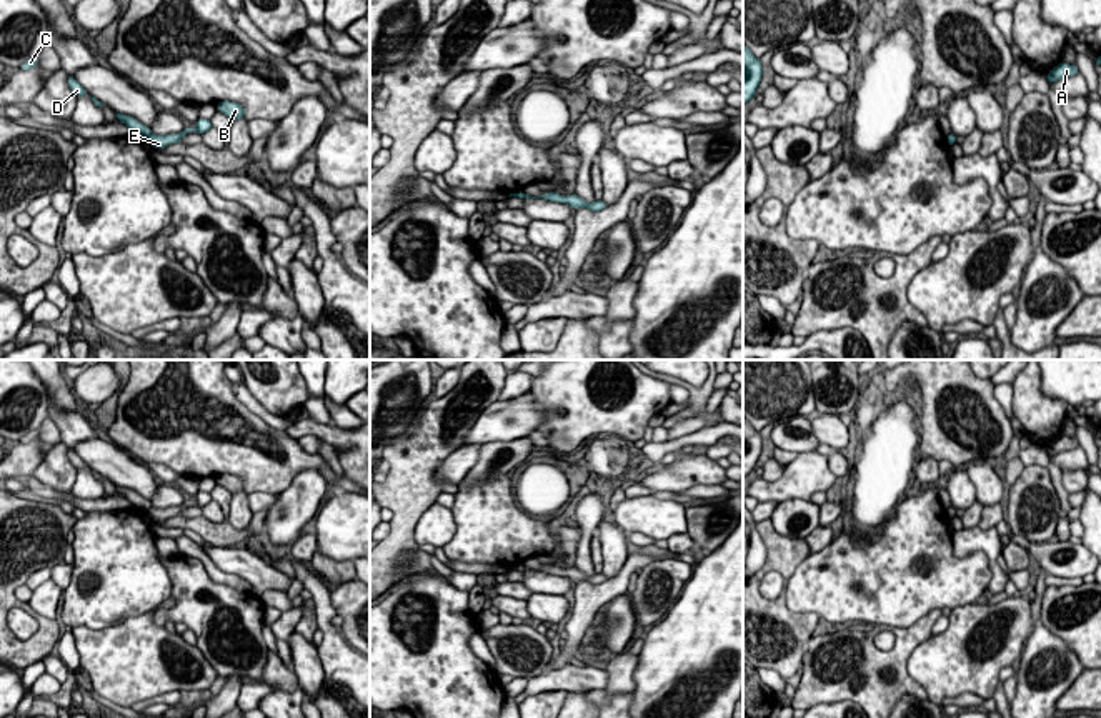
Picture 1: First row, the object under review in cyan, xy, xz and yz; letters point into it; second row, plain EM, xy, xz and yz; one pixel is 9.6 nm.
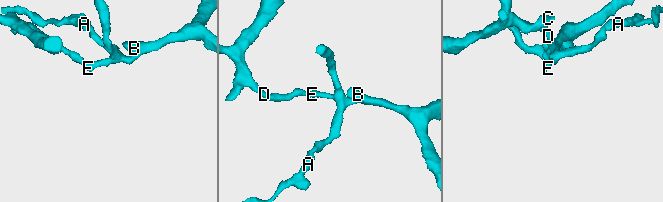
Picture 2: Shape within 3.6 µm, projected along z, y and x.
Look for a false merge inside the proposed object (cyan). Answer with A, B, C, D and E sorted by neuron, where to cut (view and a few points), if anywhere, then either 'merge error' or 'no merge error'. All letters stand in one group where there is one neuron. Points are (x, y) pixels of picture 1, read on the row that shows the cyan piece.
groups A B E / C D; cut xy (152, 134), (147, 139); merge error

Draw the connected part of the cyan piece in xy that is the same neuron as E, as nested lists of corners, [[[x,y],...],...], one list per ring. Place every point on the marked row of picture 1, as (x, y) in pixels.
[[[198,118],[193,128],[185,128],[180,133],[170,133],[170,135],[150,135],[147,140],[152,143],[155,148],[165,148],[172,143],[182,142],[182,138],[190,133],[192,130],[197,132],[198,135],[203,135],[212,128],[212,122],[208,118]]]

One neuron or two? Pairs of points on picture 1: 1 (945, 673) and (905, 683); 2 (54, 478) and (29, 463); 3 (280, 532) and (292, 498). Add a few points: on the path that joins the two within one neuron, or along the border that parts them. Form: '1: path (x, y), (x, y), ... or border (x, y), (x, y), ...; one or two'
1: border (921, 642), (908, 660), (908, 673), (926, 697); two
2: border (45, 457), (32, 475); two
3: path (282, 523), (292, 512), (292, 507); one

